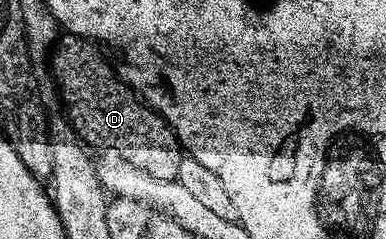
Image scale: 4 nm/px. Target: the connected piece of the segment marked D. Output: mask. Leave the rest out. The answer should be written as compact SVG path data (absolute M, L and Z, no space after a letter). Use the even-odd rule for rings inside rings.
M69 34L63 35L53 49L54 76L58 79L62 100L66 103L65 115L69 125L77 133L78 139L87 145L95 144L99 150L117 152L132 166L152 174L154 178L177 180L180 162L184 157L178 135L164 117L143 103L119 79L97 50L91 41Z

